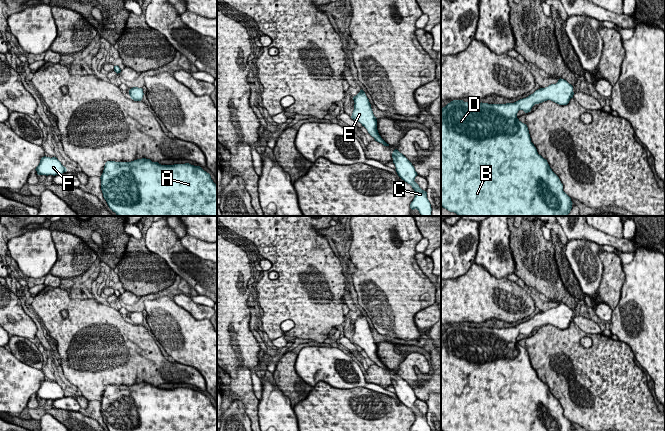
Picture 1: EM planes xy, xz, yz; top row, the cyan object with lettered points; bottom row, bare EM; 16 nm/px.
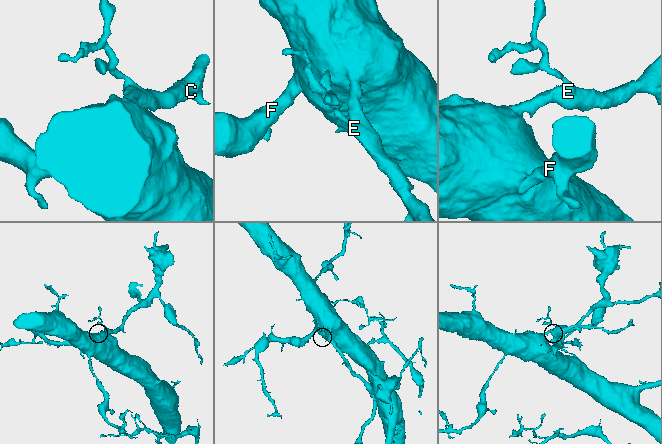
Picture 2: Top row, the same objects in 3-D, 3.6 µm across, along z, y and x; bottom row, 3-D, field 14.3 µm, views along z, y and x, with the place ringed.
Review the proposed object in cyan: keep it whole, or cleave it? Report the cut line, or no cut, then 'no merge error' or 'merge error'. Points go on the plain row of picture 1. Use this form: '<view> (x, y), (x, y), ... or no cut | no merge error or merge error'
no cut | no merge error

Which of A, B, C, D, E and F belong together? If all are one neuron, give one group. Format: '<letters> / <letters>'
A B C D E F

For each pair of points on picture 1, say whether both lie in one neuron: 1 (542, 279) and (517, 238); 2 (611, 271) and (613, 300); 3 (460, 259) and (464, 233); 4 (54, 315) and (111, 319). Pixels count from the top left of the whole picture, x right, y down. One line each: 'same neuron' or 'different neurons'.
1: same neuron
2: same neuron
3: same neuron
4: same neuron

